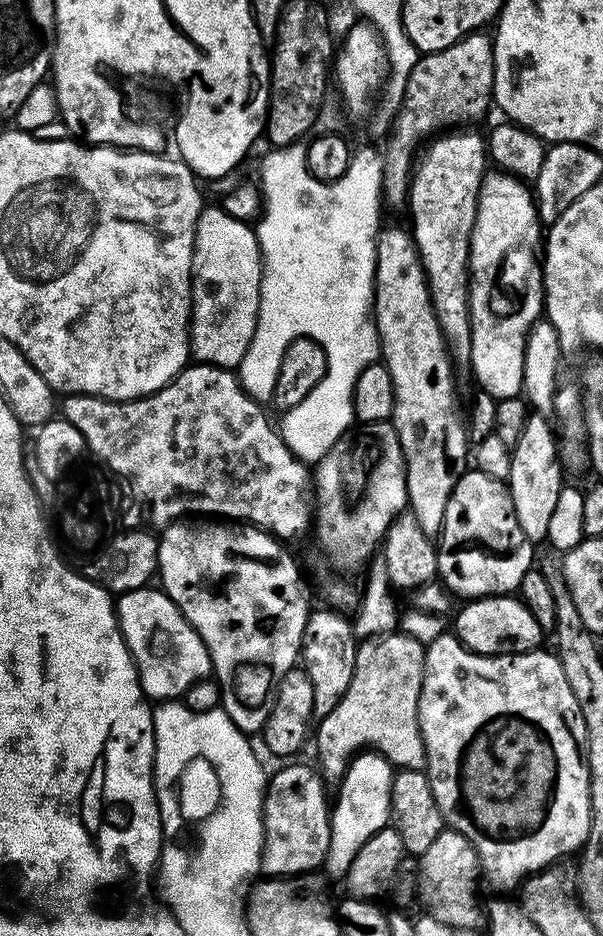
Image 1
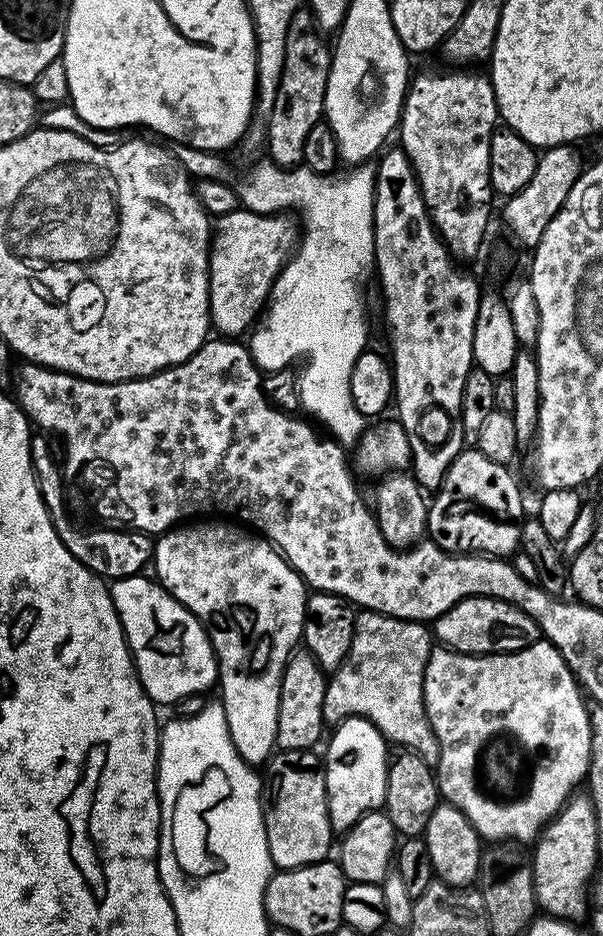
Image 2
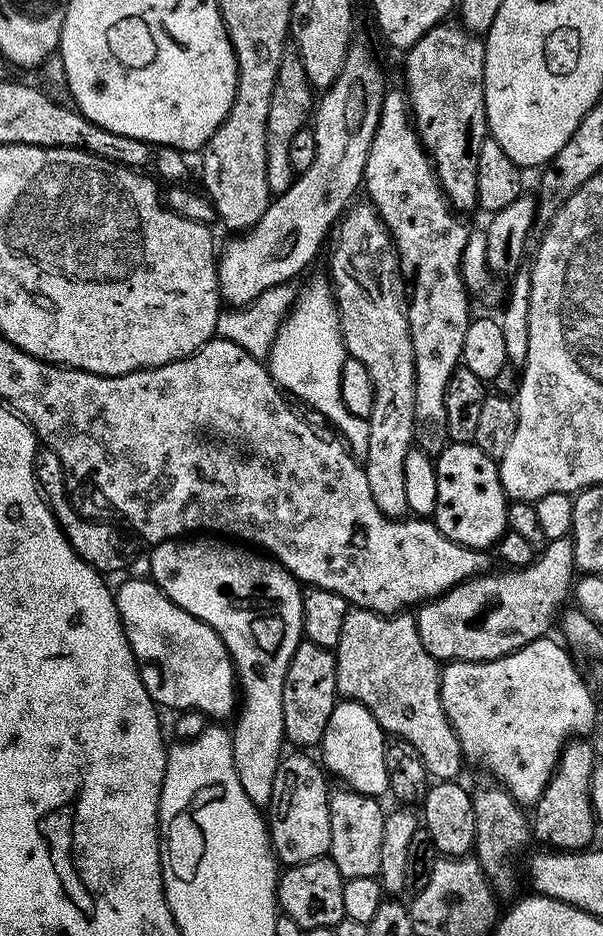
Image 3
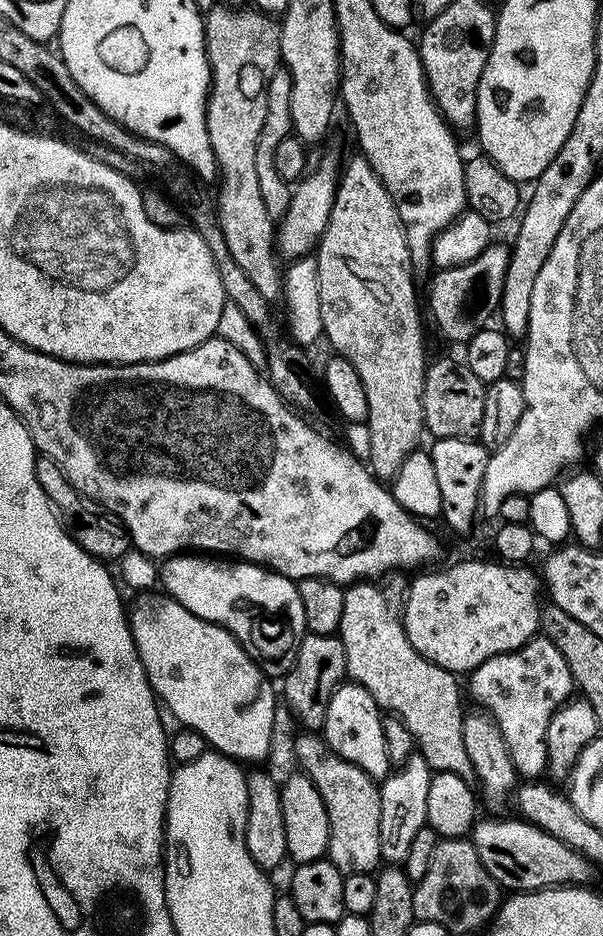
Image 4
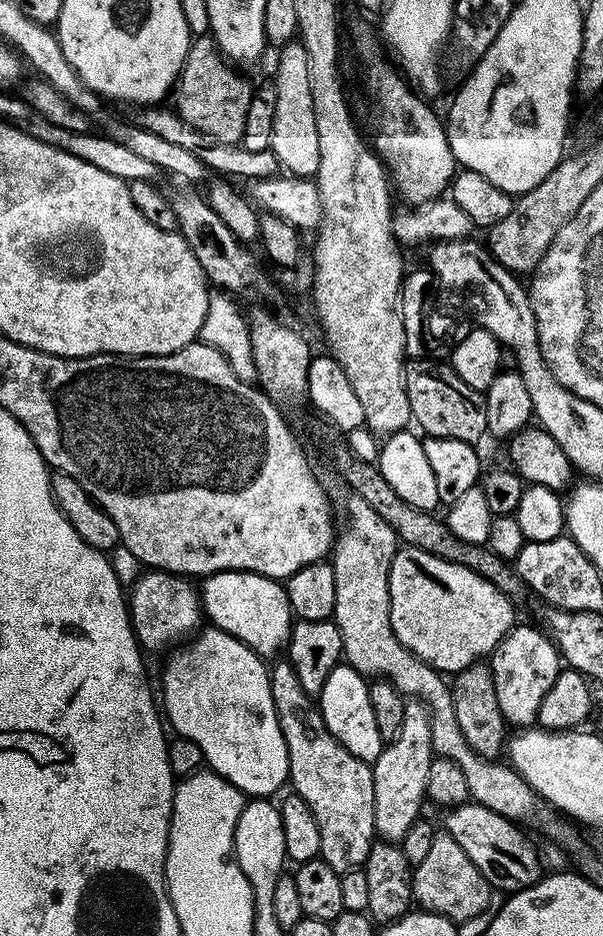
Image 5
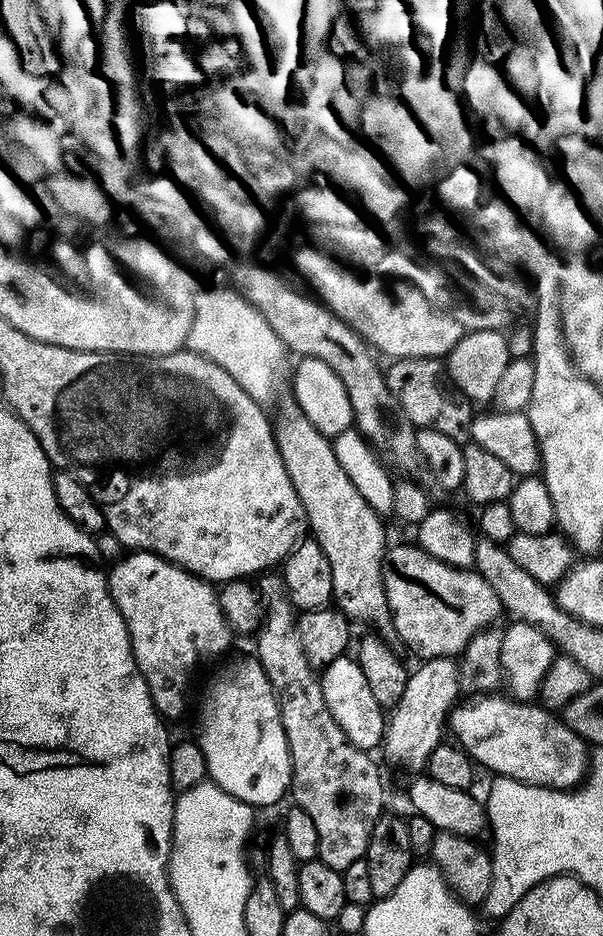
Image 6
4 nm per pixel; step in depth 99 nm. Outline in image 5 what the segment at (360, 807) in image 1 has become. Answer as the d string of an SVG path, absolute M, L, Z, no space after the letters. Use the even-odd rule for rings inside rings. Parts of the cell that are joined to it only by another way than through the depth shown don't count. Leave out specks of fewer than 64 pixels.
M341 662L336 665L336 669L330 674L330 678L326 678L326 686L322 686L322 690L318 694L318 707L322 718L326 722L326 726L330 730L330 734L334 734L342 742L342 746L346 750L350 750L350 754L354 754L360 760L367 760L369 762L375 761L380 752L383 751L386 740L380 737L382 733L382 724L378 719L378 712L376 716L376 708L372 705L372 696L368 693L369 682L363 675L357 672L347 662Z

